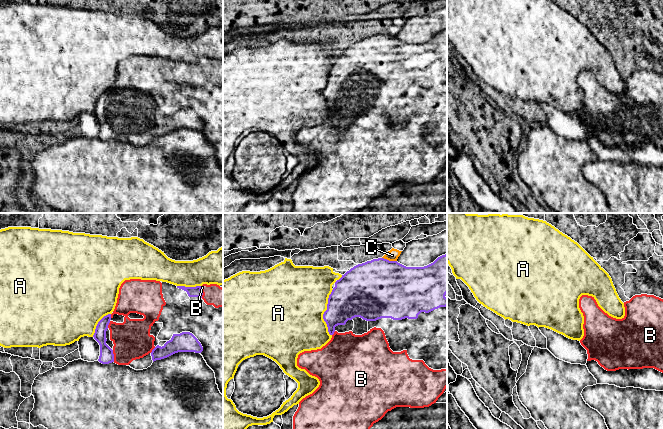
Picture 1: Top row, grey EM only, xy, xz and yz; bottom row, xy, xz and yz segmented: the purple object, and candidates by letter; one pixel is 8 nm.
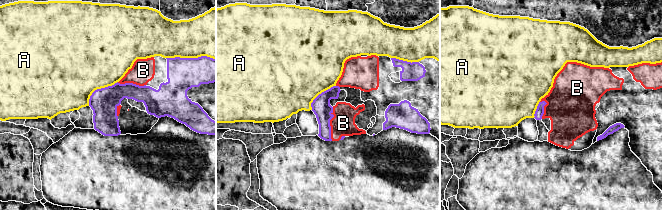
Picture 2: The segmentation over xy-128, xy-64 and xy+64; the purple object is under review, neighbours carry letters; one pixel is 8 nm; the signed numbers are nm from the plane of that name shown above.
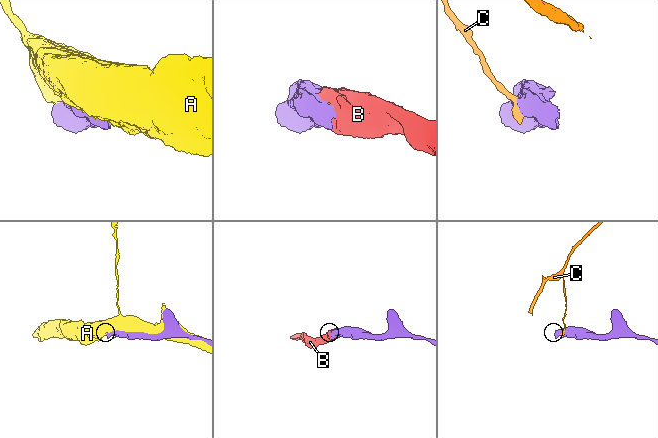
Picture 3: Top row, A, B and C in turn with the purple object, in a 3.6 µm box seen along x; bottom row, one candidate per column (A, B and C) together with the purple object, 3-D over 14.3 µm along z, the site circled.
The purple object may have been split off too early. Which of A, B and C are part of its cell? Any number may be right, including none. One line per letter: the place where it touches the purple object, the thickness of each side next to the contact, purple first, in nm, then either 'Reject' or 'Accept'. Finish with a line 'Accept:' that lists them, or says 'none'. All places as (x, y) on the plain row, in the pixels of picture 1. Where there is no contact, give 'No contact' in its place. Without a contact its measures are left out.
A: Touches purple at xz (324, 88). Thickness 320 nm (purple) against 500 nm. Reject
B: Touches purple at xy (201, 68). Thickness 80 nm (purple) against 170 nm. Accept
C: Touches purple at xz (388, 36). Thickness 480 nm (purple) against 90 nm. Reject
Accept: B

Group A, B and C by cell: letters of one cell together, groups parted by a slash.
A / B / C

